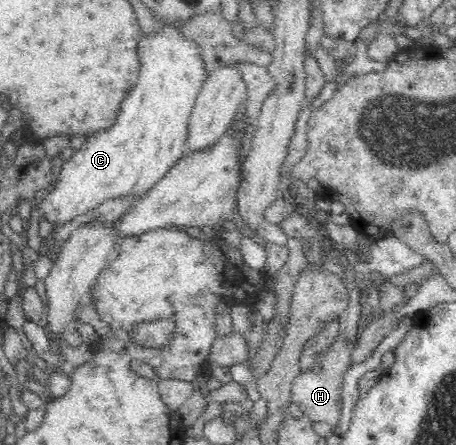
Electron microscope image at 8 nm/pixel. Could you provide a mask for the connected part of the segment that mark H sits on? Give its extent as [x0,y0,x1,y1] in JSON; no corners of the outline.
[290,330,355,427]

